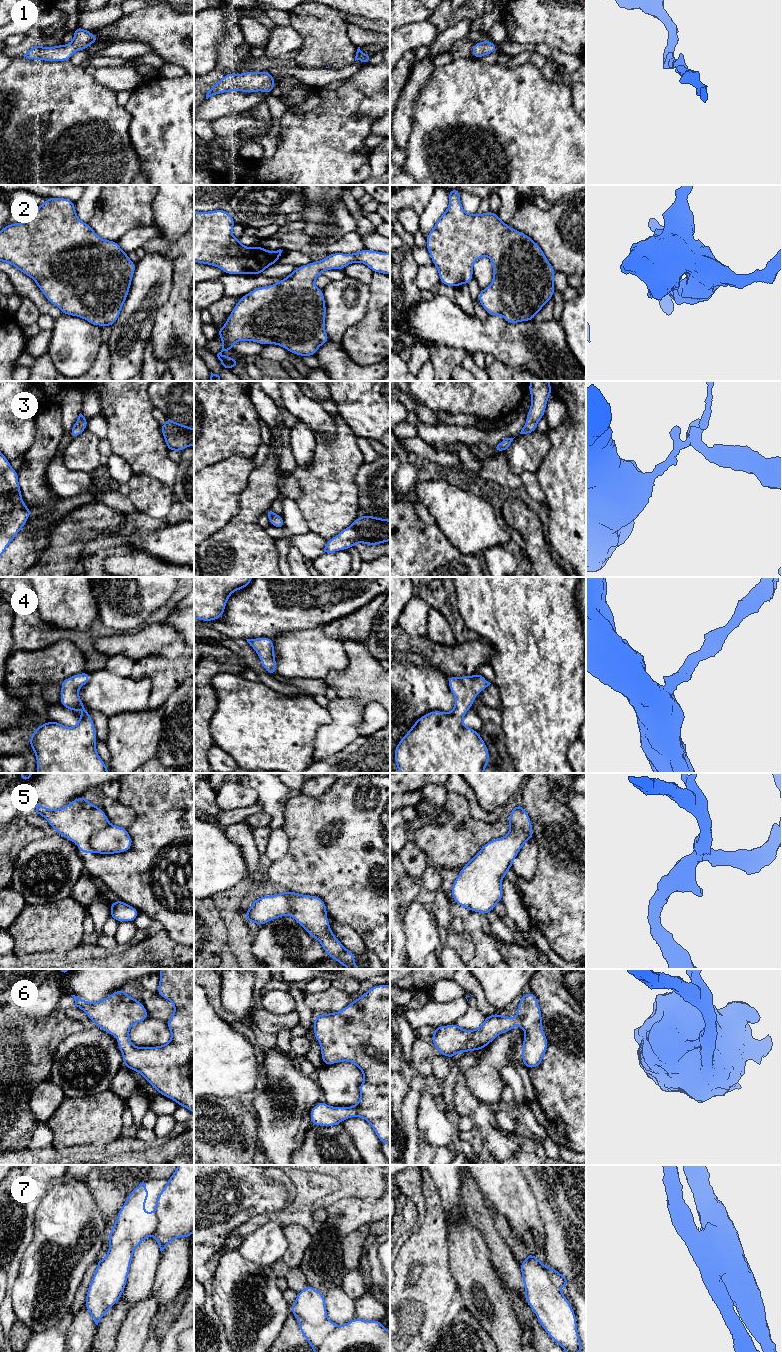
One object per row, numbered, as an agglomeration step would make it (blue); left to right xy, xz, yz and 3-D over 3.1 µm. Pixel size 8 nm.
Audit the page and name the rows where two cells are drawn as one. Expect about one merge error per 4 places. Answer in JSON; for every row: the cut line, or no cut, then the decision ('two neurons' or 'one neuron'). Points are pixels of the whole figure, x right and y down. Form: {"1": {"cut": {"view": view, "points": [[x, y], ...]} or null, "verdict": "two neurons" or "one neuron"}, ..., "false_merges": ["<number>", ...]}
{"1": {"cut": null, "verdict": "one neuron"}, "2": {"cut": null, "verdict": "one neuron"}, "3": {"cut": null, "verdict": "one neuron"}, "4": {"cut": null, "verdict": "one neuron"}, "5": {"cut": {"view": "xy", "points": [[110, 824], [97, 829], [91, 835], [90, 847], [92, 851]]}, "verdict": "two neurons"}, "6": {"cut": null, "verdict": "one neuron"}, "7": {"cut": {"view": "xz", "points": [[293, 1304], [295, 1313], [302, 1319], [323, 1321], [326, 1318]]}, "verdict": "two neurons"}, "false_merges": ["5", "7"]}

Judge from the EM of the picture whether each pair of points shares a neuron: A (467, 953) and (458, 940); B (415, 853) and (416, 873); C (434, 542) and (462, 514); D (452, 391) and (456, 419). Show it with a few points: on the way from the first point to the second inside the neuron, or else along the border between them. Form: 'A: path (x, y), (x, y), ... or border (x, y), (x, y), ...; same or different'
A: path (466, 950), (461, 943); same
B: path (416, 858), (416, 868); same
C: border (435, 523), (442, 534), (458, 551); different
D: border (434, 410), (467, 413), (478, 418); different

